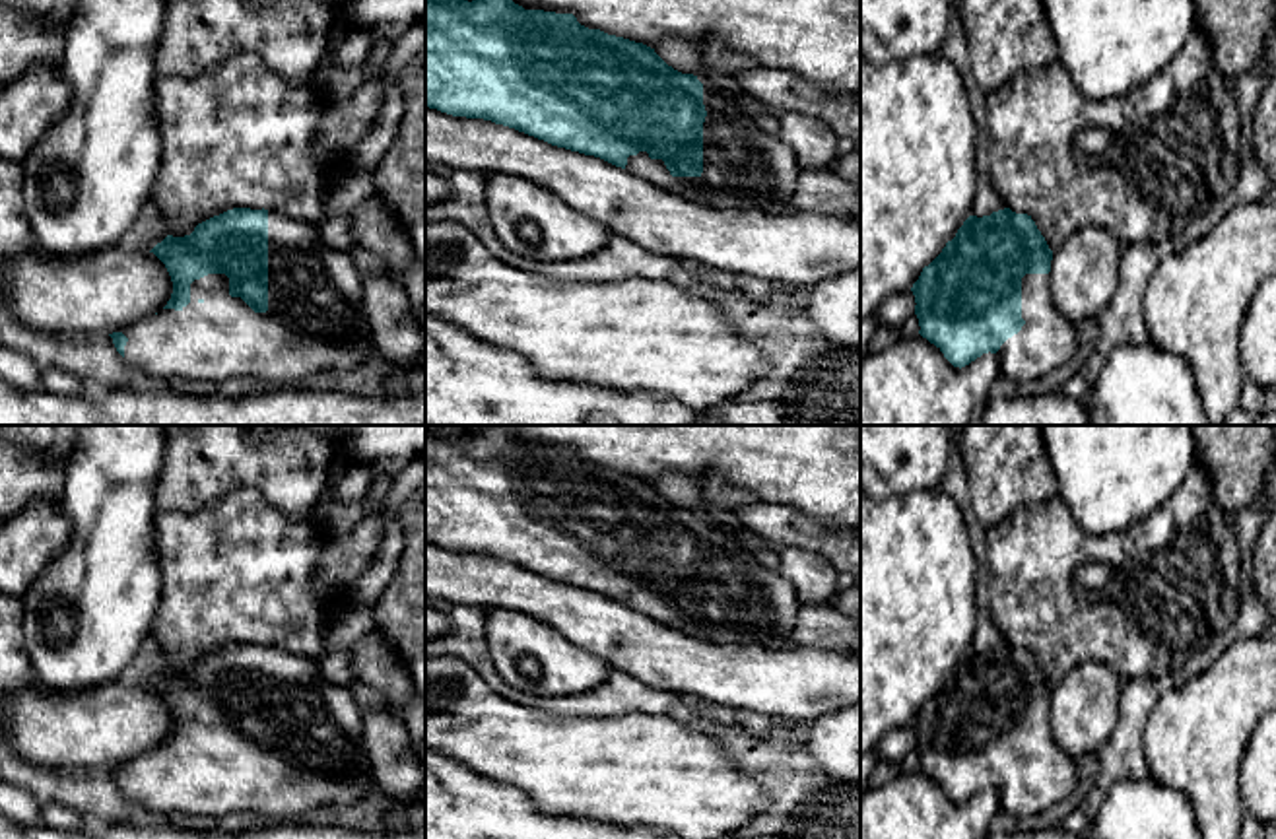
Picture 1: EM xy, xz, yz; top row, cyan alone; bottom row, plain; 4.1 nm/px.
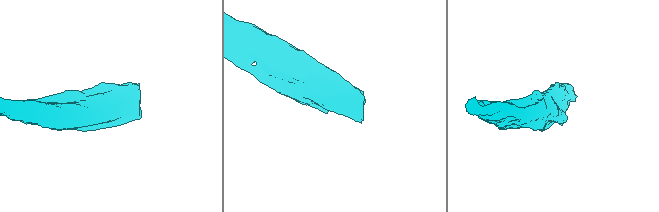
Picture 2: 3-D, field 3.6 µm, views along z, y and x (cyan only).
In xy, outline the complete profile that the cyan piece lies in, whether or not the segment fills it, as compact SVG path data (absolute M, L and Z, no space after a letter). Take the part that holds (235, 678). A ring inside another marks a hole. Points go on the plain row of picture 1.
M233 643L198 658L190 670L167 670L150 688L165 699L173 728L159 748L109 769L124 798L163 814L254 812L272 823L365 800L363 779L373 773L363 711L348 688L320 676L319 660L264 643Z

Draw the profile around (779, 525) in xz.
M763 501L738 507L730 520L769 544L818 552L839 573L853 575L855 587L860 588L860 528L835 526L827 519L806 517L792 507Z

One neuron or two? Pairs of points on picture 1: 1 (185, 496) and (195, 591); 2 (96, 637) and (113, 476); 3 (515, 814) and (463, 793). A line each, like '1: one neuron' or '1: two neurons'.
1: two neurons
2: one neuron
3: one neuron

